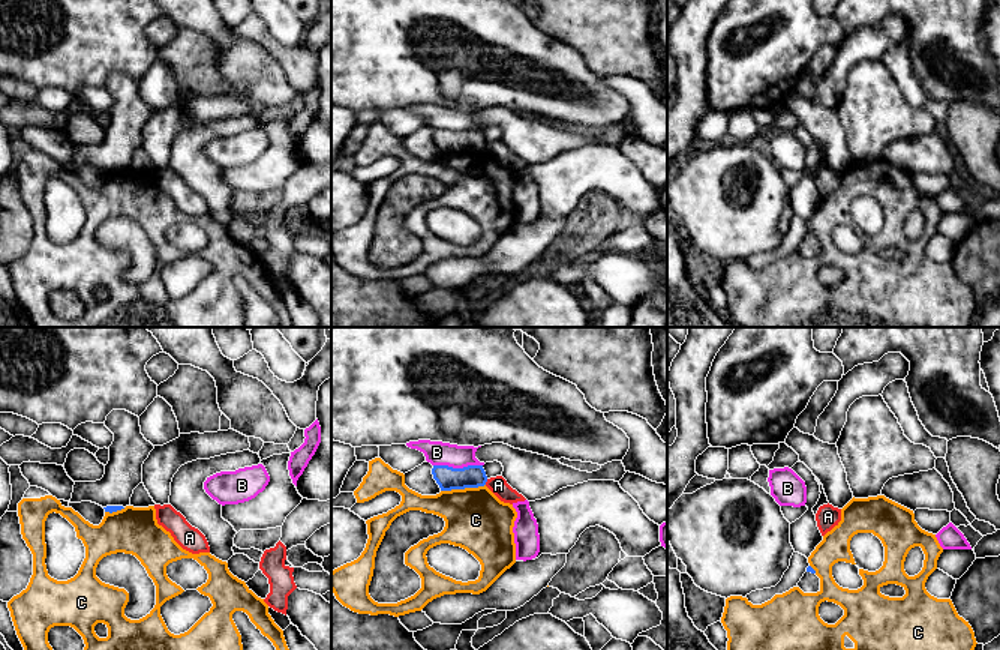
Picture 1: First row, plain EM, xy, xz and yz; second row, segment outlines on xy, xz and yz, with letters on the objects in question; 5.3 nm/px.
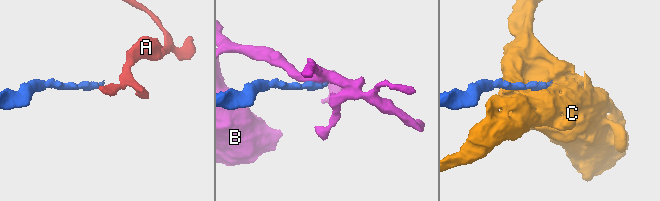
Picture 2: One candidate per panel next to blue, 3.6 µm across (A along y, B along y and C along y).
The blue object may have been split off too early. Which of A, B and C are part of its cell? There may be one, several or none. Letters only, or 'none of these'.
none of these

